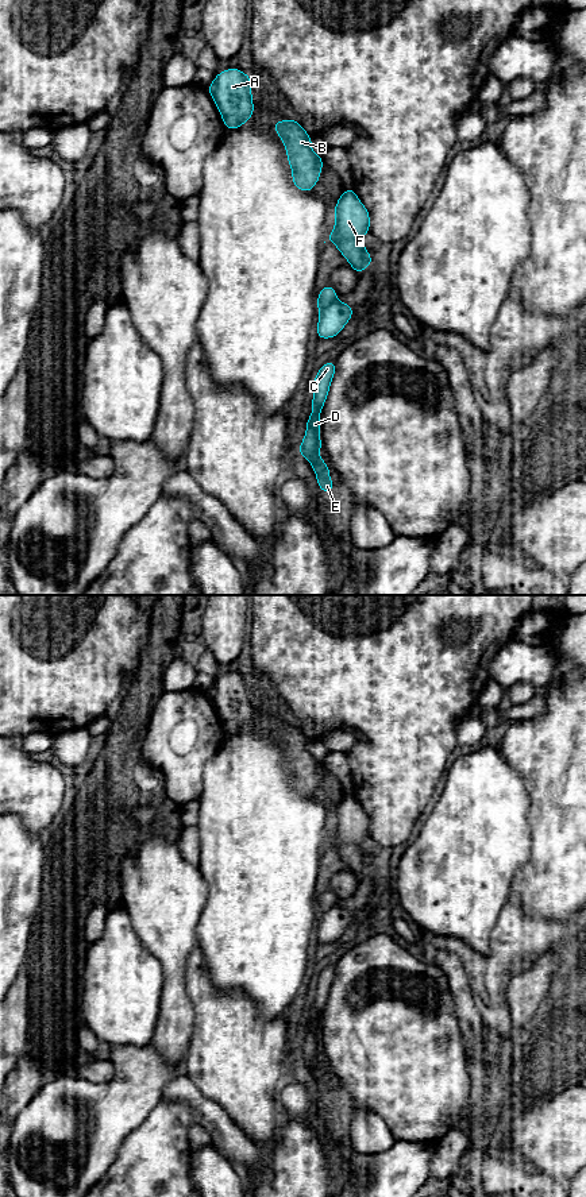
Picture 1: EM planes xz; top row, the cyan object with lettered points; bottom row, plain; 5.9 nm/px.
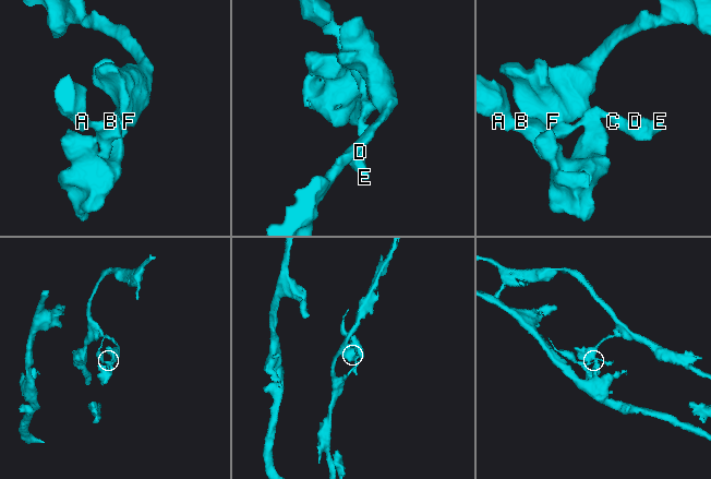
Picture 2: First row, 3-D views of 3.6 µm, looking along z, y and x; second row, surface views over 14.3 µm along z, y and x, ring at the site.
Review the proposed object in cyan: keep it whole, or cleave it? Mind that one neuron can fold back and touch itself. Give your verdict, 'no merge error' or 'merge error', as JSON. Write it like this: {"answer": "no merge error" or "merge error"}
{"answer": "merge error"}

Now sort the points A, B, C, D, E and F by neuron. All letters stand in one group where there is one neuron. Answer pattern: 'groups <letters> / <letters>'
groups A B C D E / F

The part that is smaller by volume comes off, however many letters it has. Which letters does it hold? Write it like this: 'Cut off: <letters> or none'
Cut off: A, B, C, D, E

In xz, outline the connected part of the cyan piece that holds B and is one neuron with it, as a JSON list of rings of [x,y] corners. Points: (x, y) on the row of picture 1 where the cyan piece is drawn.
[[[297,119],[292,120],[275,120],[274,131],[285,144],[286,158],[293,171],[292,181],[294,186],[301,192],[312,192],[316,186],[321,169],[323,157],[317,155],[312,150],[312,138],[300,126]]]

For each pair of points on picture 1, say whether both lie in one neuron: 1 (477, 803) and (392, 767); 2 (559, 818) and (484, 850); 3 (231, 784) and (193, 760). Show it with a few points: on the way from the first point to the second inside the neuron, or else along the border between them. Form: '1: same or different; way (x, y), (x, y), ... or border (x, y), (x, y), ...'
1: different; border (440, 784), (435, 794)
2: different; border (529, 798), (527, 815), (529, 856), (525, 861)
3: different; border (223, 740), (205, 764), (204, 790), (197, 798)

